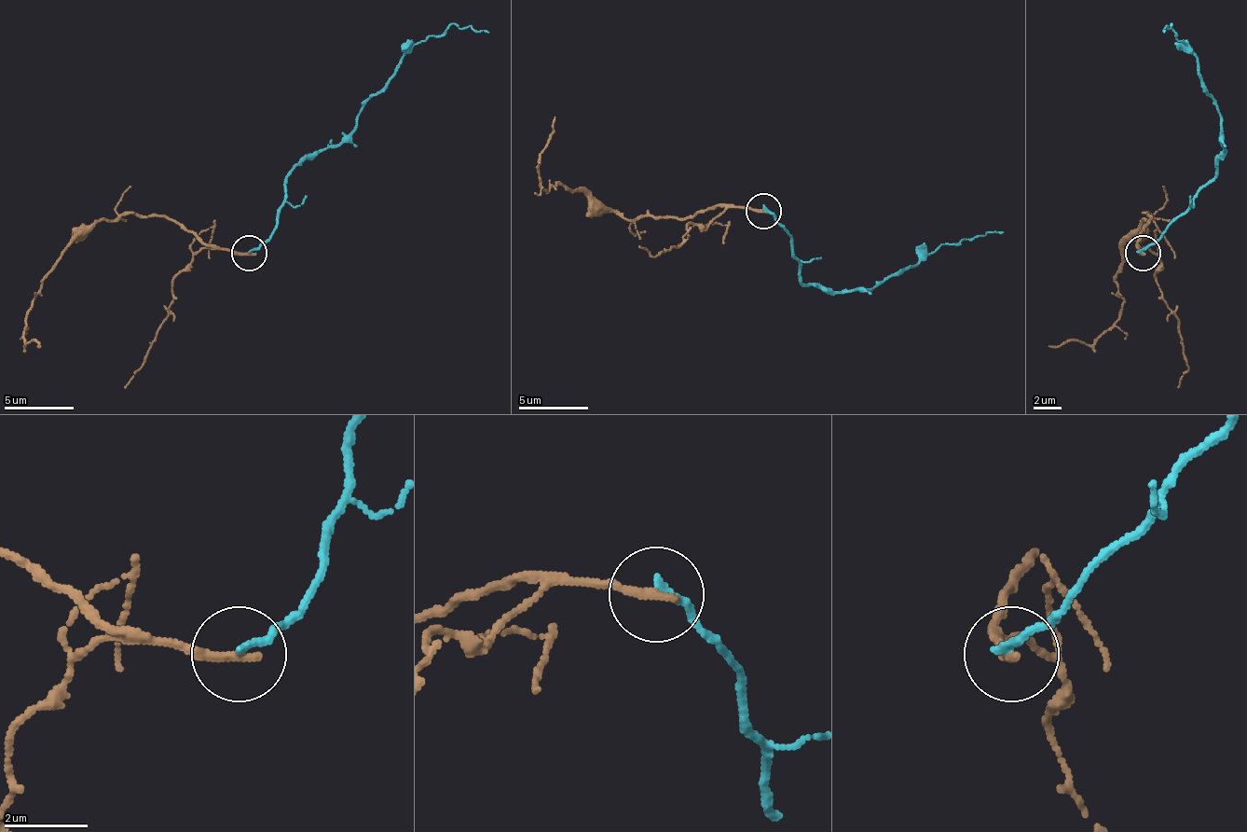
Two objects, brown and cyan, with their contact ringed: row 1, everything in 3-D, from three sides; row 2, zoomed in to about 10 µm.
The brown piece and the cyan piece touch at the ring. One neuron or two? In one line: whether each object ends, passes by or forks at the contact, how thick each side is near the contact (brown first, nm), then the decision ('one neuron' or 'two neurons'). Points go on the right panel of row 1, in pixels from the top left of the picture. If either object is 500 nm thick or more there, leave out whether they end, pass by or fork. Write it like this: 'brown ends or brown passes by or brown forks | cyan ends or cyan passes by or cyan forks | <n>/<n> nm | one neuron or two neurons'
brown ends | cyan ends | 240/200 nm | two neurons

